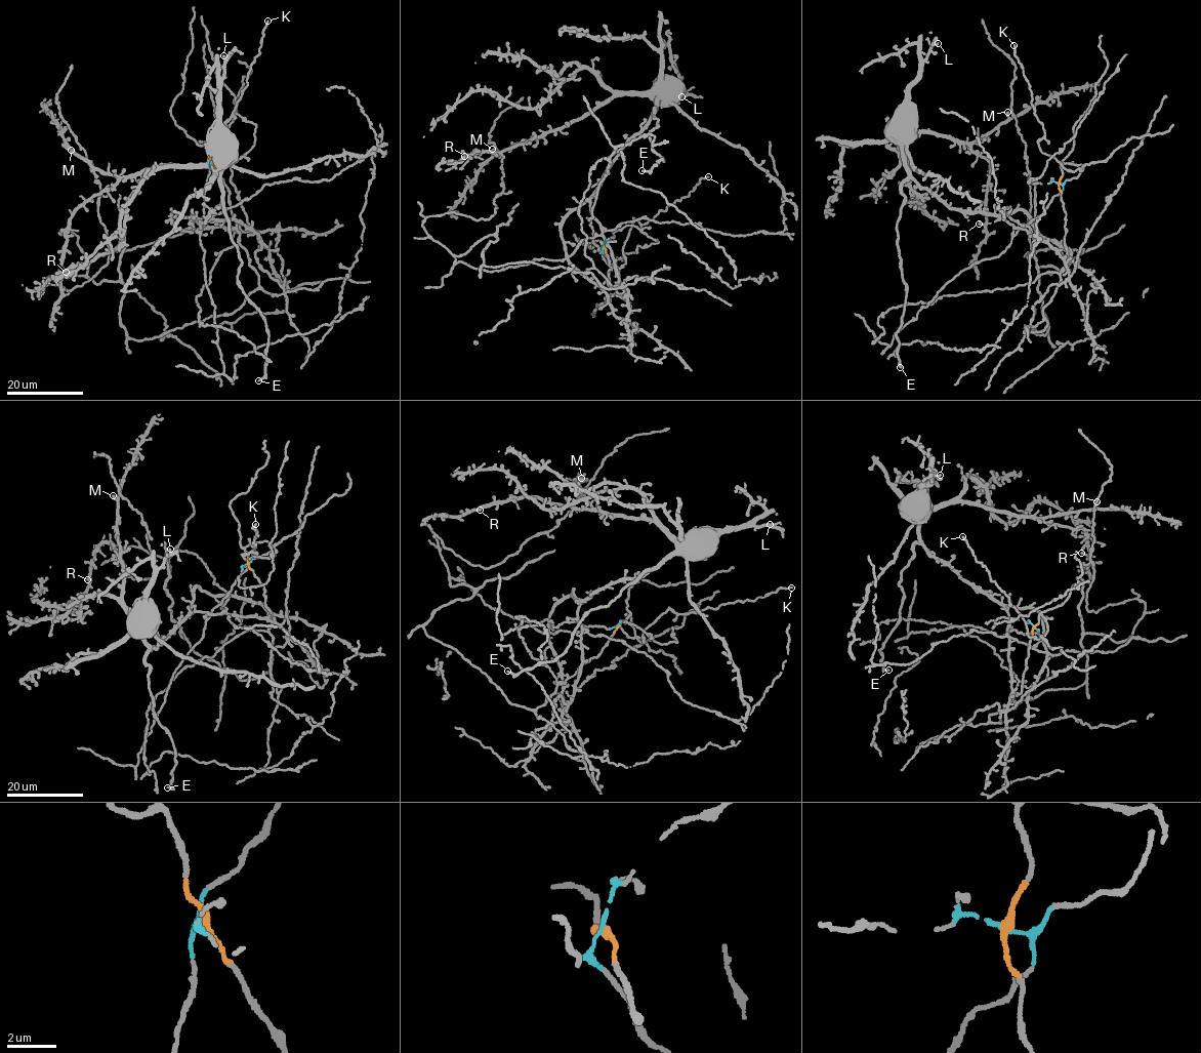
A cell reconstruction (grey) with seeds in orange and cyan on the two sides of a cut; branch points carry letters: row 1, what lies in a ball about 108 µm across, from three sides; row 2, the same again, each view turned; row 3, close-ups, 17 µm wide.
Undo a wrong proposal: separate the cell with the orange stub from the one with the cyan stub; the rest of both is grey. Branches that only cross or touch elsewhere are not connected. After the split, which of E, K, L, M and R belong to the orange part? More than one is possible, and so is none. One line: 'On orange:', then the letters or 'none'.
On orange: K

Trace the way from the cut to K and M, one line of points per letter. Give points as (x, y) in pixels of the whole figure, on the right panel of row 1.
K: (1059, 184), (1062, 163), (1083, 168), (1069, 170), (1042, 152), (1038, 144), (1044, 129), (1034, 114), (1015, 45)
M: (1059, 184), (1012, 236), (911, 176), (904, 145), (916, 130), (969, 143), (1007, 112)

